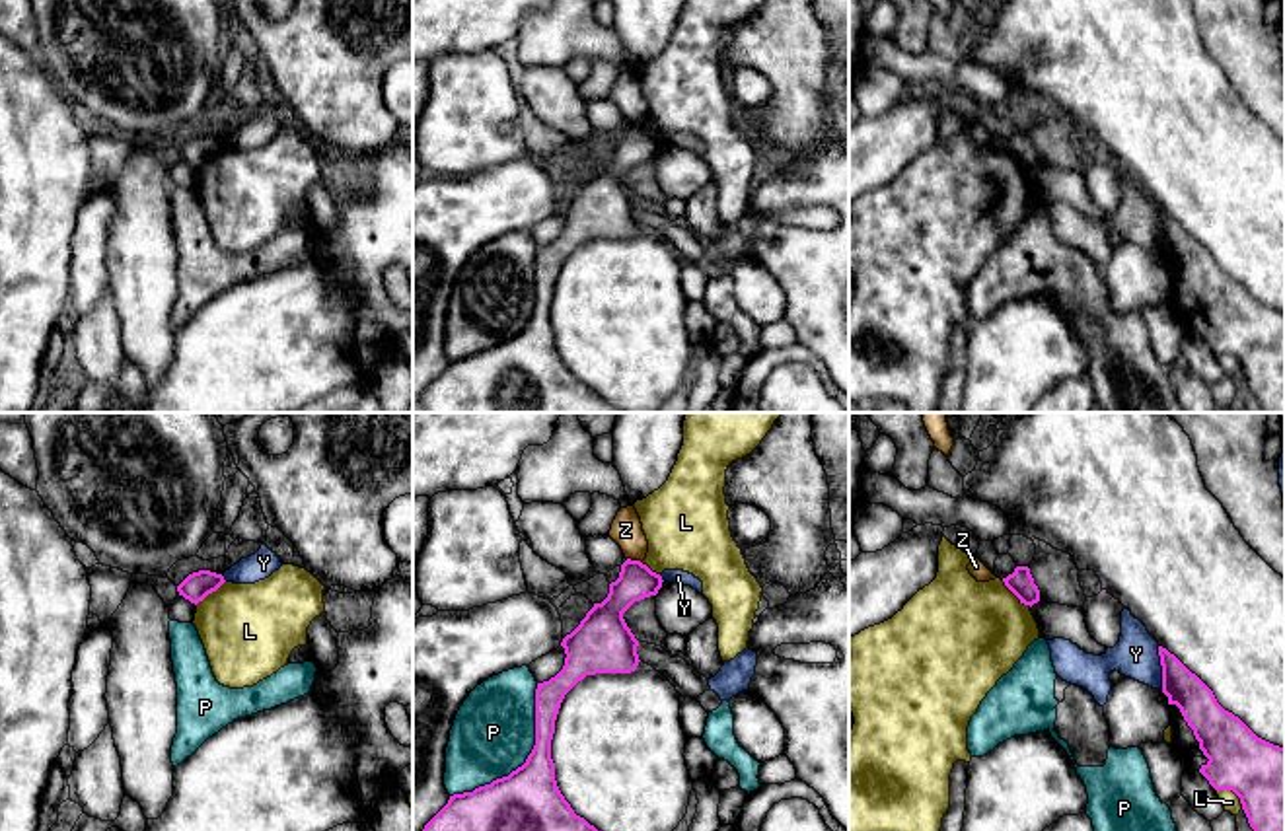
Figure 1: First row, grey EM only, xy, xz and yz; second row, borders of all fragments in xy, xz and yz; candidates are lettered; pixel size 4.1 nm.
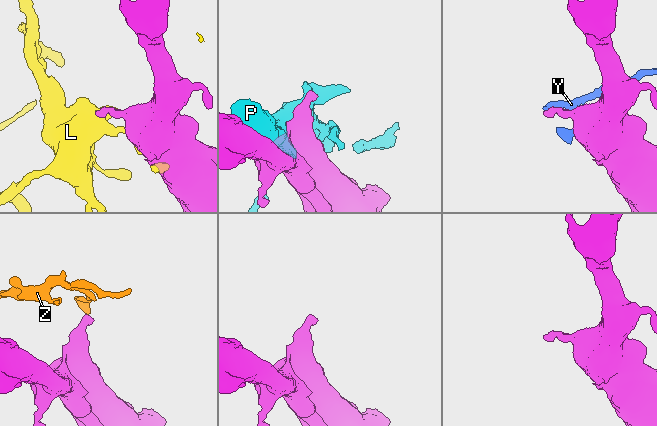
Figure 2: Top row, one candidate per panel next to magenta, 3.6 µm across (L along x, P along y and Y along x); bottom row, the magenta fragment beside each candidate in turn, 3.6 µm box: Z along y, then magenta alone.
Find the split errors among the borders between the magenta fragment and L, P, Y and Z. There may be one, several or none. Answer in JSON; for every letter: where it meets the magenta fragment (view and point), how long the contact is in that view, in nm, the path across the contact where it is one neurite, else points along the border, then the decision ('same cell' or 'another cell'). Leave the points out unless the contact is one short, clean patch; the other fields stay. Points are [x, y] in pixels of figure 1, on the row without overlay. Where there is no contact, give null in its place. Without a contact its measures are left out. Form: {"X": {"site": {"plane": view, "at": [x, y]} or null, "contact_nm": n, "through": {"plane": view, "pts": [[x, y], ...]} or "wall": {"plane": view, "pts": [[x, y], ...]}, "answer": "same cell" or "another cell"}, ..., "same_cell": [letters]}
{"L": {"site": {"plane": "yz", "at": [1233, 355]}, "contact_nm": 130, "answer": "another cell"}, "P": {"site": {"plane": "xz", "at": [526, 324]}, "contact_nm": 600, "answer": "another cell"}, "Y": {"site": {"plane": "yz", "at": [1163, 232]}, "contact_nm": 190, "answer": "another cell"}, "Z": {"site": {"plane": "xz", "at": [635, 125]}, "contact_nm": 70, "wall": {"plane": "xz", "pts": [[627, 121], [641, 127]]}, "answer": "another cell"}, "same_cell": []}

